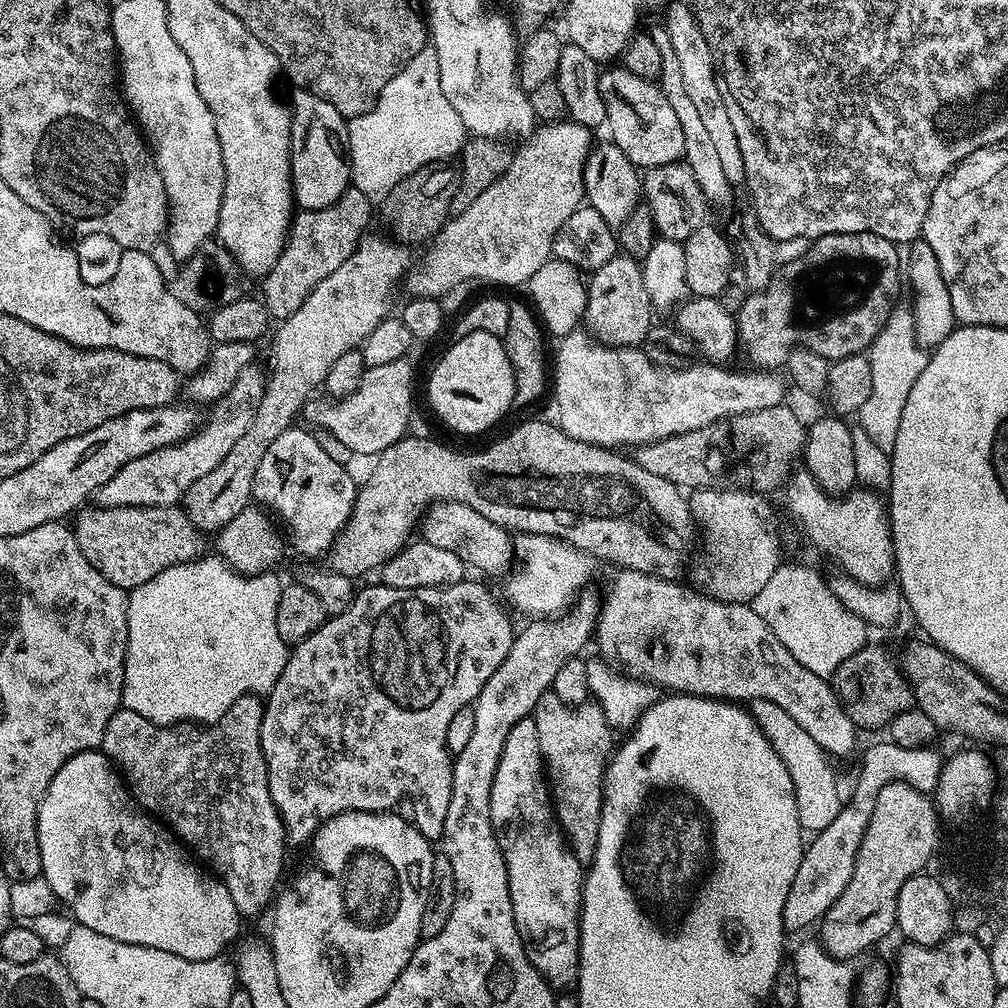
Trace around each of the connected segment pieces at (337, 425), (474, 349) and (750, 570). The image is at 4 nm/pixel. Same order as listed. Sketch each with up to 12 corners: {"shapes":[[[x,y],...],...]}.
{"shapes":[[[412,364],[365,371],[342,402],[309,399],[303,419],[360,456],[405,439]],[[499,336],[453,343],[428,380],[446,427],[476,436],[513,407]],[[697,488],[707,595],[748,604],[782,563],[765,497]]]}

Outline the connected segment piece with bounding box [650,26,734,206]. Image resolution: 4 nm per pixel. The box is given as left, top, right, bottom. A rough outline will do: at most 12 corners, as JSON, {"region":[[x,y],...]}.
{"region":[[667,28],[651,29],[662,54],[658,81],[682,125],[683,163],[709,205],[734,186],[686,94]]}

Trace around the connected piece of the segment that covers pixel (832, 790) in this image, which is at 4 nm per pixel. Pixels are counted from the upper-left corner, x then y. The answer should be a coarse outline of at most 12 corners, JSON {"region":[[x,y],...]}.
{"region":[[782,706],[750,711],[794,782],[801,828],[822,832],[842,807],[833,761]]}

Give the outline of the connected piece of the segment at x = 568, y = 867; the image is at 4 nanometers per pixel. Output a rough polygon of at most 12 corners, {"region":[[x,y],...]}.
{"region":[[535,719],[490,790],[514,922],[553,989],[580,975],[582,861],[556,818]]}

